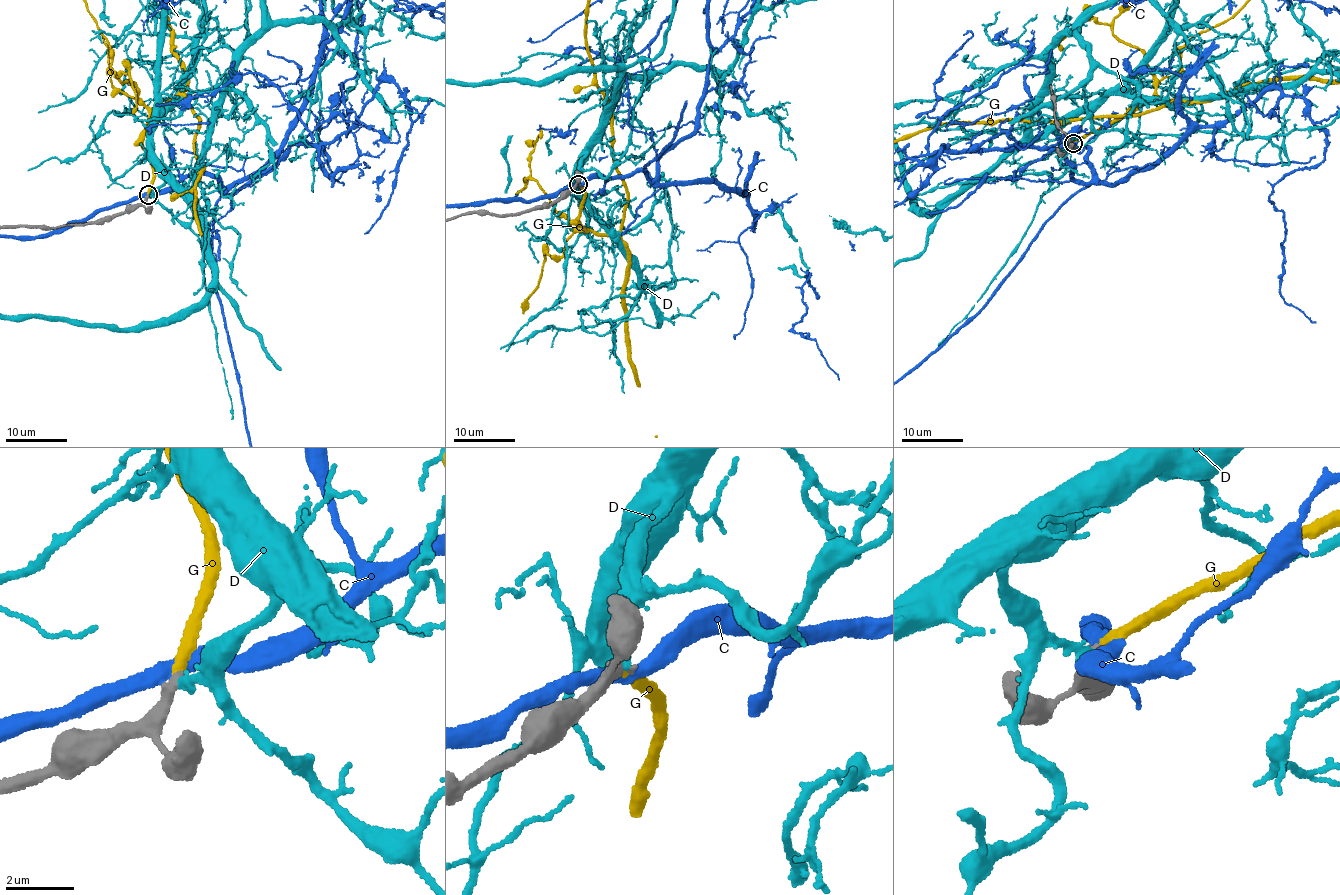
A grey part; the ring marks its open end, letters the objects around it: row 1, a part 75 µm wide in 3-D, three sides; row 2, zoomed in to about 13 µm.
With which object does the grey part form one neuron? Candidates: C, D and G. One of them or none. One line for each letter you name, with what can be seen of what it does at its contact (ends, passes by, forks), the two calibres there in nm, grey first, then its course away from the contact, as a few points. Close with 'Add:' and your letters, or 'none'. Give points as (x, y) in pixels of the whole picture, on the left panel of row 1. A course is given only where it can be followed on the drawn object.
G: It ends there. Thickness 360 nm (grey) against 280 nm
Add: G

